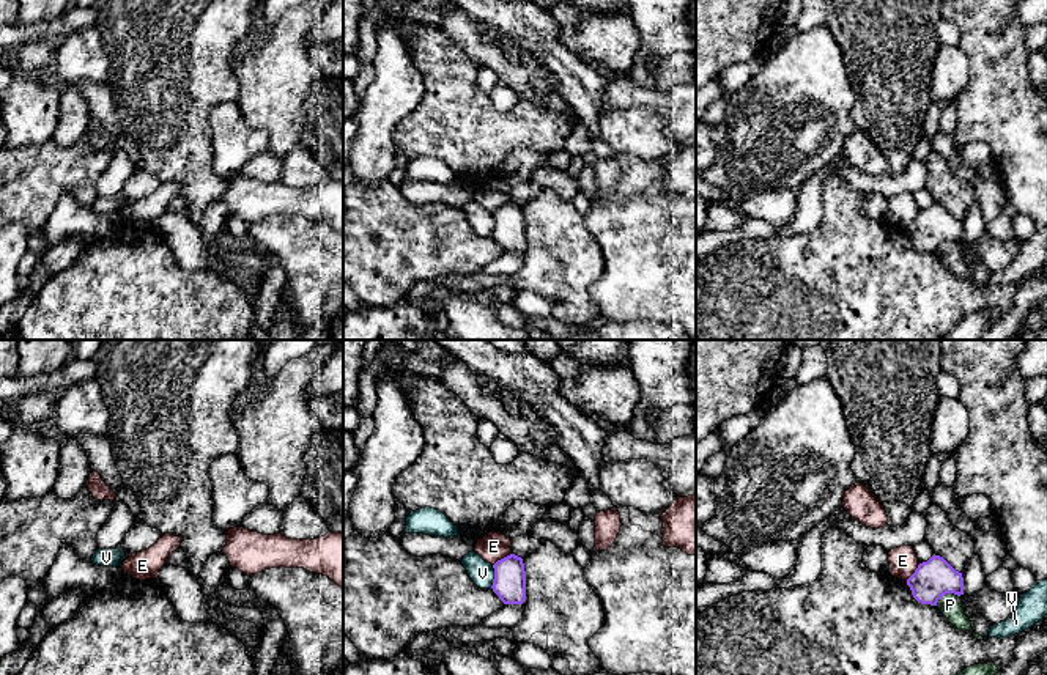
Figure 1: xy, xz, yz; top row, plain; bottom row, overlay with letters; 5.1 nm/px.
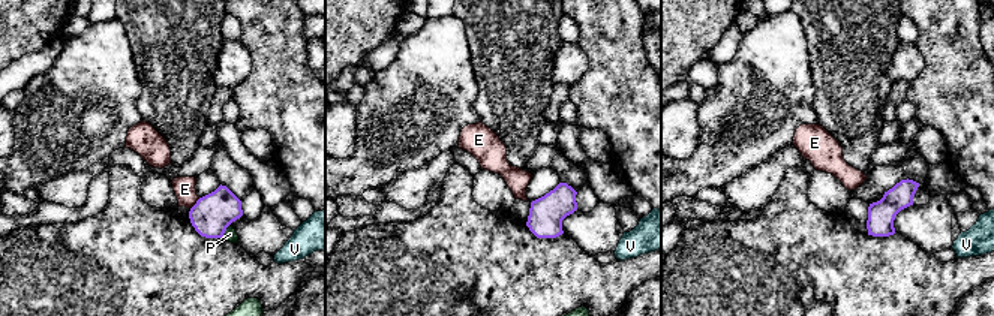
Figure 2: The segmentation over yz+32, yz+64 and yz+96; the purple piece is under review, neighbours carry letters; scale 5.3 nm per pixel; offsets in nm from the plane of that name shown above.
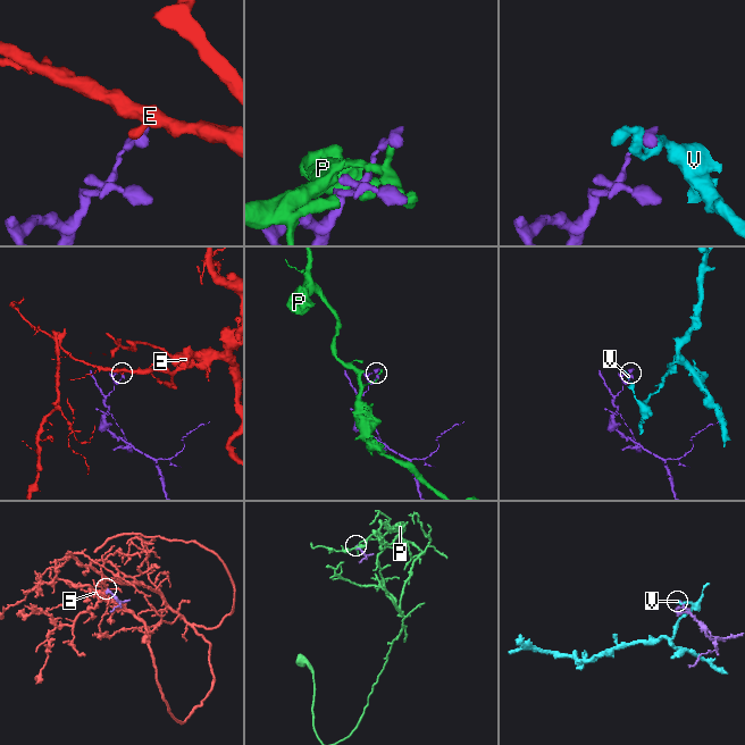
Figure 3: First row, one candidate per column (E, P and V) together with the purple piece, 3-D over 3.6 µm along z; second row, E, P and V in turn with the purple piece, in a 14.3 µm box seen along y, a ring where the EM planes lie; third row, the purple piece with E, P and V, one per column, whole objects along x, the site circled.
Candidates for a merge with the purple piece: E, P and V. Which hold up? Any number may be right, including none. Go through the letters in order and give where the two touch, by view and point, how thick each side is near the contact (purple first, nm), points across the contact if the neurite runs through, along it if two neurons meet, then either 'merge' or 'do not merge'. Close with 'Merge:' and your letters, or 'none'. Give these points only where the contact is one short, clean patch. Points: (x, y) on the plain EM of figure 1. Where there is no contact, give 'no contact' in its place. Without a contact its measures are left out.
E: meets purple in xz at (504, 205); 170 nm thick on the purple side, 140 nm on the other; border along xz (512, 200), (493, 213); do not merge
P: meets purple in yz at (947, 239); 200 nm thick on the purple side, 120 nm on the other; do not merge
V: meets purple in xz at (495, 224); 170 nm thick on the purple side, 130 nm on the other; border along xz (493, 213), (493, 232), (490, 235); do not merge
Merge: none

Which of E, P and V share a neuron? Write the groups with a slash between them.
E / P / V

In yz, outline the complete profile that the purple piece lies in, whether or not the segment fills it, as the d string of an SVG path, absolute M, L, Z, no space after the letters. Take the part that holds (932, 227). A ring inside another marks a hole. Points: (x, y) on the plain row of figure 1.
M932 203L918 212L907 227L913 245L921 252L937 253L946 241L964 242L962 220L956 219L943 205Z

